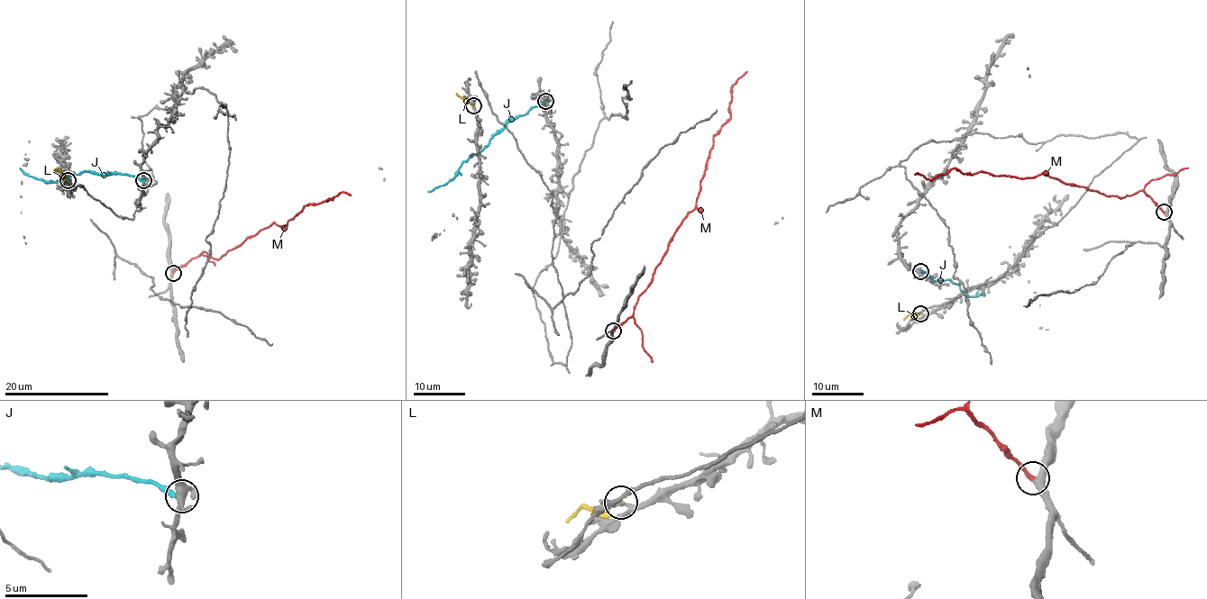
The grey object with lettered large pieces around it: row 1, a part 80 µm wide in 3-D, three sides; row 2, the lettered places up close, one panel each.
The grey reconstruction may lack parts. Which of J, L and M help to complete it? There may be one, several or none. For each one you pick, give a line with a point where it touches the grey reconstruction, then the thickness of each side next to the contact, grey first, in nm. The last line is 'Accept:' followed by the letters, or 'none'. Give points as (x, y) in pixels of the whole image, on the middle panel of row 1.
M: Touches grey at (613, 331). Thickness 400 nm (grey) against 240 nm
Accept: M

